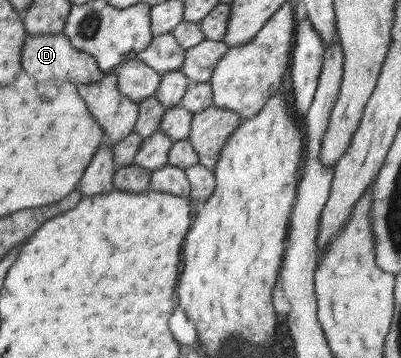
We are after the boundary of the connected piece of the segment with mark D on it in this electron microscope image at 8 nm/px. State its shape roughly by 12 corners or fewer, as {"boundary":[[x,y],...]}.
{"boundary":[[63,32],[28,35],[22,65],[40,92],[98,82],[97,58]]}

